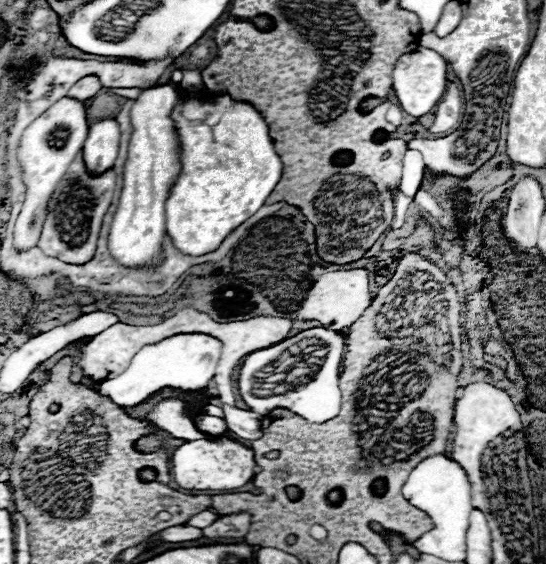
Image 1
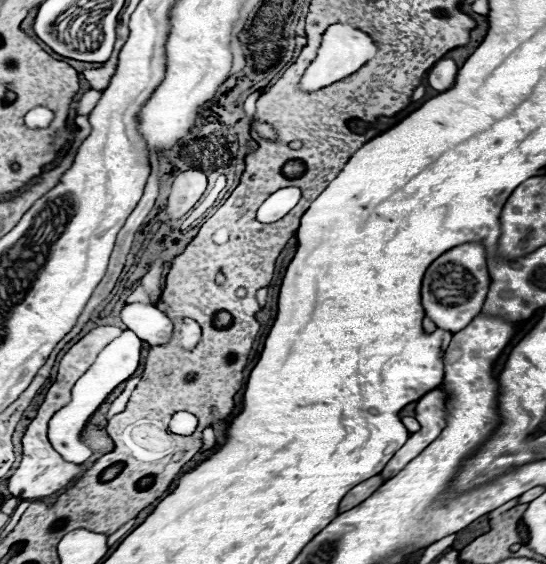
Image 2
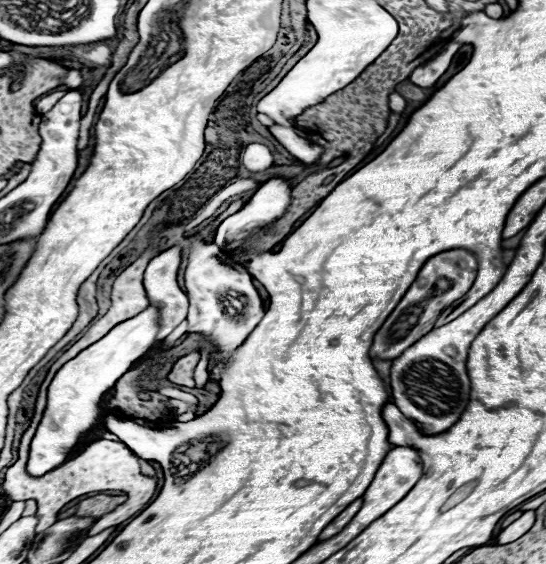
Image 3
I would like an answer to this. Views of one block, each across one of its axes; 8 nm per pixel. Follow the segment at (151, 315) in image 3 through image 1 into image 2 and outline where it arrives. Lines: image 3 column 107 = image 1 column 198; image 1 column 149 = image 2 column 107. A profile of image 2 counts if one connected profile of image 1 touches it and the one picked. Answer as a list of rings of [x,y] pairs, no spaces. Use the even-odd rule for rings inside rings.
[[[124,330],[120,338],[112,340],[96,358],[96,362],[90,366],[90,370],[76,382],[76,386],[72,388],[72,404],[64,406],[62,410],[58,410],[52,420],[48,422],[48,438],[50,444],[54,446],[54,450],[72,464],[82,464],[92,456],[92,450],[84,444],[82,440],[82,430],[88,422],[88,418],[100,408],[100,404],[114,392],[114,388],[118,388],[122,382],[126,382],[138,368],[140,364],[140,348],[142,342],[140,338],[136,338],[134,332]]]

